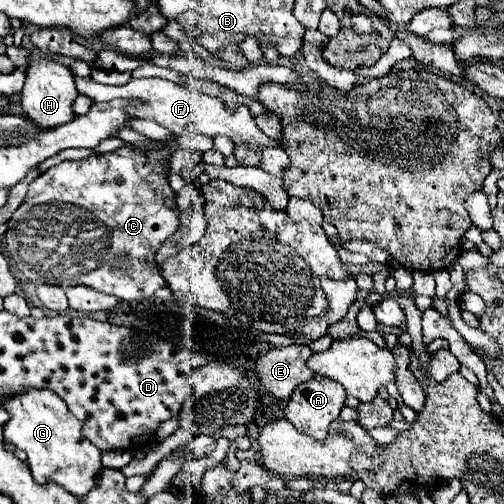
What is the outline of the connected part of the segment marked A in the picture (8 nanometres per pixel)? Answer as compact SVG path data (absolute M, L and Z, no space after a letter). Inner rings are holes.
M315 376L303 384L299 384L297 392L291 394L287 406L285 406L285 418L303 434L315 438L317 442L323 442L329 434L329 424L339 418L341 408L345 406L345 388L335 382L321 376Z

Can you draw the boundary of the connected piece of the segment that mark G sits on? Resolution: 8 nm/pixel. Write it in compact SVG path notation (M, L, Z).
M47 390L23 392L23 396L3 400L1 406L11 414L11 420L3 428L5 442L13 444L15 448L27 454L29 470L39 484L53 480L55 484L59 484L77 498L85 498L95 488L95 480L103 470L99 448L95 448L81 434L83 422L67 410L63 400L55 396L55 392Z

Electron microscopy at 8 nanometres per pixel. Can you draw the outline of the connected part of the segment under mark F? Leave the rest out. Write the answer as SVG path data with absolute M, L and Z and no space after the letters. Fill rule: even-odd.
M75 76L75 84L77 84L77 92L83 94L83 96L89 96L93 102L109 102L113 98L139 100L141 102L139 108L137 106L127 108L127 112L131 116L153 120L153 122L157 122L159 126L171 130L177 136L191 130L191 132L197 132L197 134L205 134L209 138L217 136L217 134L225 134L235 144L249 144L251 150L283 146L279 140L271 140L271 138L263 136L263 132L255 126L253 116L251 116L247 106L241 106L235 112L231 112L231 110L225 108L225 104L219 98L205 96L205 94L201 94L201 92L197 92L193 88L181 88L181 86L177 86L177 84L169 82L169 80L161 80L161 78L135 80L135 78L131 78L125 86L105 86L105 84L97 84L91 78L77 78Z

